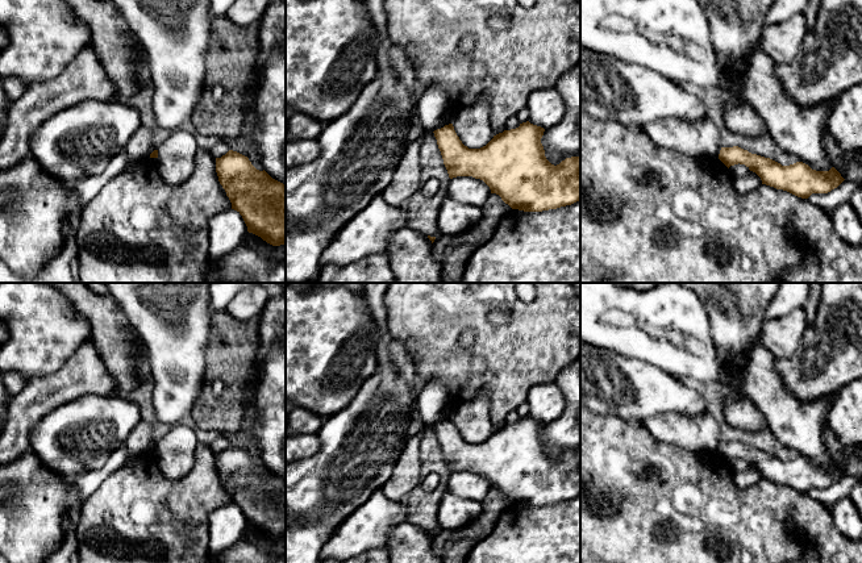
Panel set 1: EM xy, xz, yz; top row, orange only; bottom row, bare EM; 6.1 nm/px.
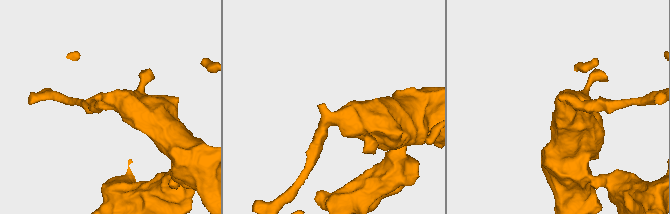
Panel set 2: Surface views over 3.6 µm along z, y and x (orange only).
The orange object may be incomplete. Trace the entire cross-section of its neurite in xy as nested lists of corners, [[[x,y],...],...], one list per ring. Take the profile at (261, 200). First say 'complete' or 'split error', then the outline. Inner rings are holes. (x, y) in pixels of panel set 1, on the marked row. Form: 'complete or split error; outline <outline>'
complete; outline [[[233,150],[216,158],[216,172],[232,203],[232,209],[242,216],[247,232],[272,246],[286,246],[286,185],[272,179],[265,170],[257,170],[247,157]]]

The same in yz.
complete; outline [[[738,146],[721,147],[719,159],[728,168],[738,163],[745,164],[761,178],[762,184],[787,191],[801,199],[808,199],[812,193],[828,193],[845,180],[834,167],[829,171],[816,171],[803,162],[782,166]]]

